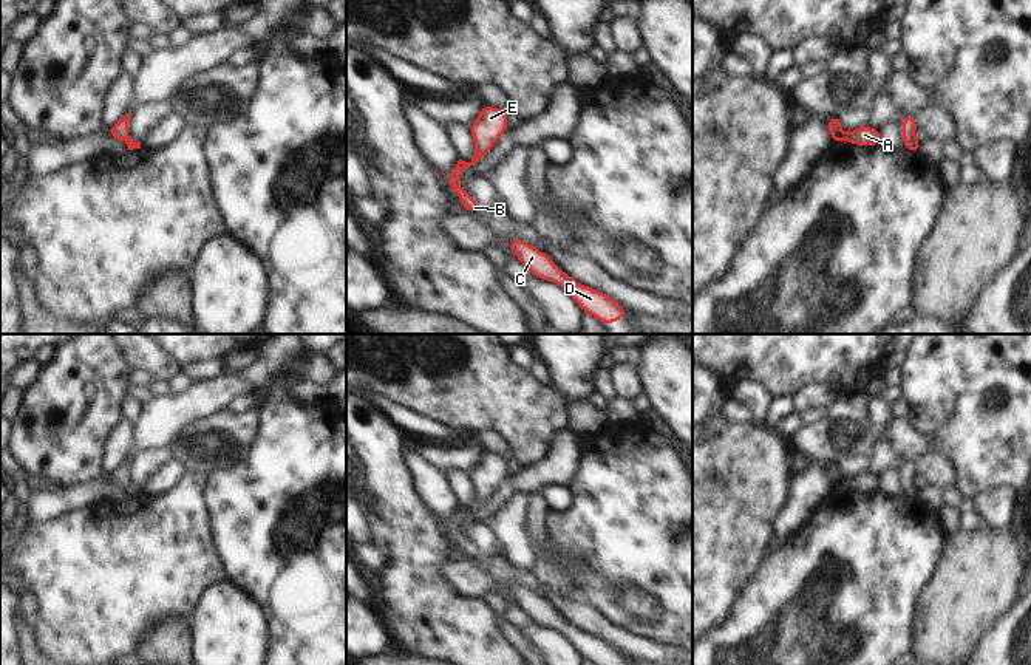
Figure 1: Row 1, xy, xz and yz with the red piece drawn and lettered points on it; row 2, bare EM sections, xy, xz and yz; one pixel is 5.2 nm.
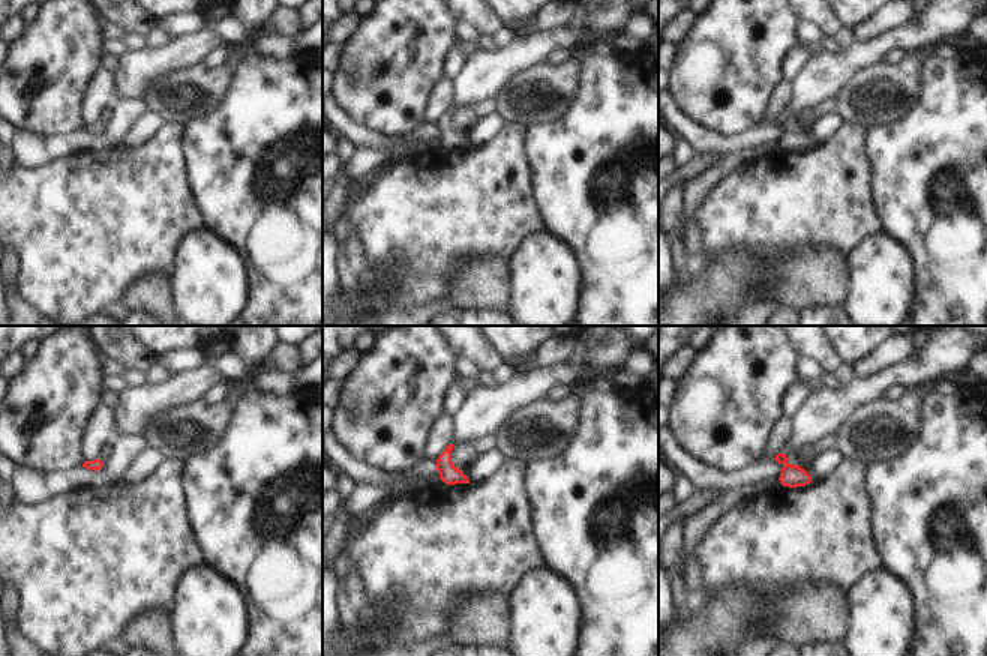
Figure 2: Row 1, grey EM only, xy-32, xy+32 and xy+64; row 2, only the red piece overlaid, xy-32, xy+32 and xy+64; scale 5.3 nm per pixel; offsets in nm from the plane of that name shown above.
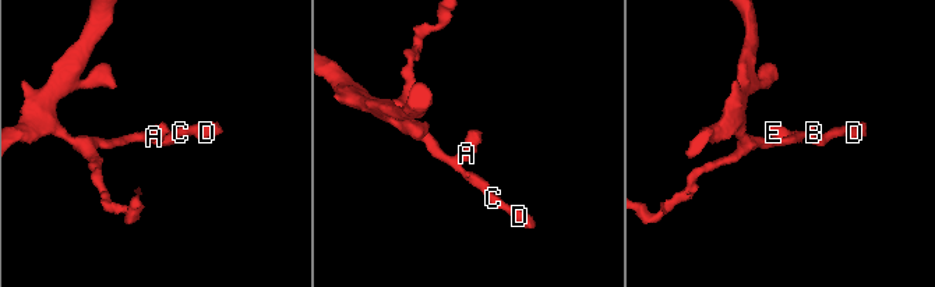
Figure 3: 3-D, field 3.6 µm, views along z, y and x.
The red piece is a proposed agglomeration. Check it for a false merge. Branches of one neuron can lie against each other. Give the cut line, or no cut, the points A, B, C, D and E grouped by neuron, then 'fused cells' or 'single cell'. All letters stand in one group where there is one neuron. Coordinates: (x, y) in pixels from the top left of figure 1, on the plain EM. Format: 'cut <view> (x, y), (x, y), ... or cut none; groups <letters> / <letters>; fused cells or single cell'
cut none; groups A B C D E; single cell

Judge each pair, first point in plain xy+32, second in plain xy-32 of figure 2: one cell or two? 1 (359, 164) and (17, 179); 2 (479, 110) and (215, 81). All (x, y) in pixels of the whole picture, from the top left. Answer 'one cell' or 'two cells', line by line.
1: two cells
2: two cells

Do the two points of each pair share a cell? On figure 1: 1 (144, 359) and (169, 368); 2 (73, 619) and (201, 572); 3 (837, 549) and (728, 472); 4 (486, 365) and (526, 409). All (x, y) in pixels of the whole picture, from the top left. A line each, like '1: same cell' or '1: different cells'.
1: same cell
2: same cell
3: different cells
4: same cell

